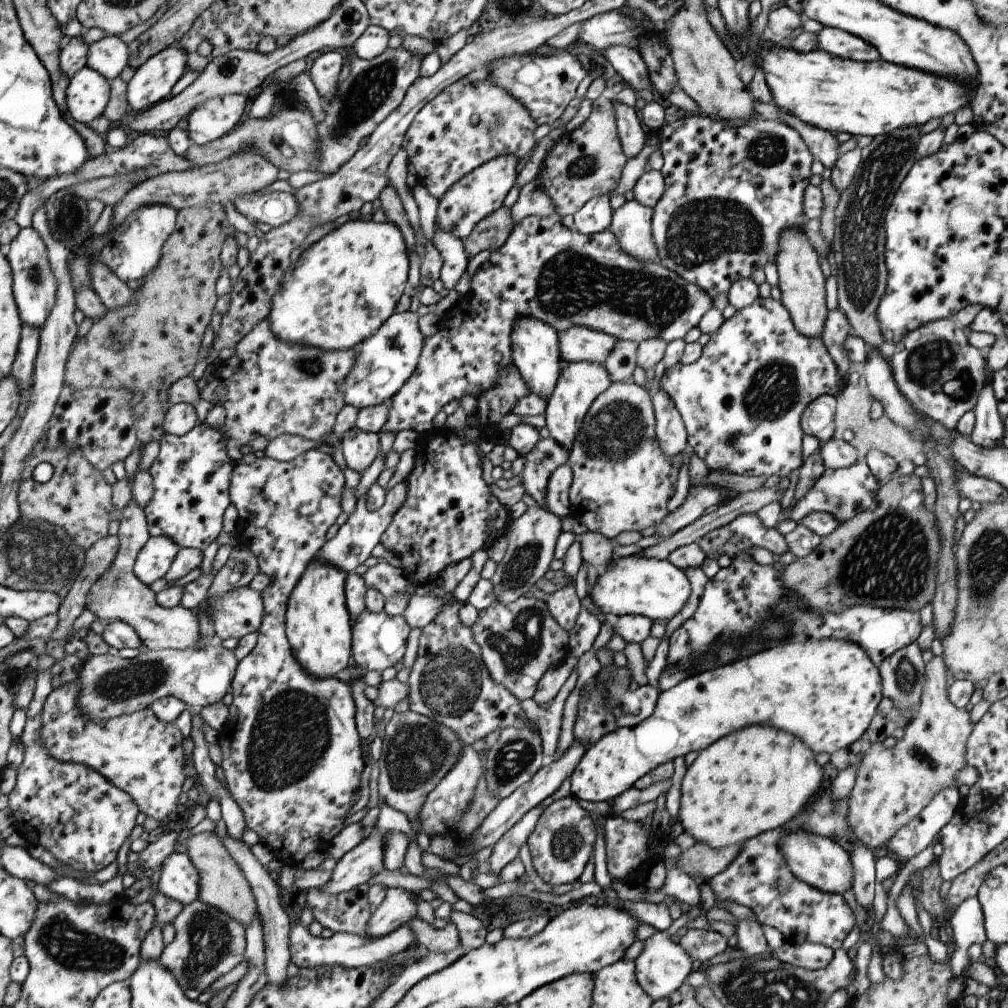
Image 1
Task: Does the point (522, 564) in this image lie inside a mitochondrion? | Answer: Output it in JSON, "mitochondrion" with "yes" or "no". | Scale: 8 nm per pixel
{"mitochondrion":"yes"}

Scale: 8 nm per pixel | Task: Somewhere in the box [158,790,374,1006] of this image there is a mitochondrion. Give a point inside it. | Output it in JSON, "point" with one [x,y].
{"point":[209,939]}

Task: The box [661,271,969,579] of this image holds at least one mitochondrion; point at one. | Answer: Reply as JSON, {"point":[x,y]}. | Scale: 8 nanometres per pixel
{"point":[774,390]}

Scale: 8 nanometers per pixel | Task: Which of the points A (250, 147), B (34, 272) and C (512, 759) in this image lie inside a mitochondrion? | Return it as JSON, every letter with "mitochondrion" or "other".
{"A":"other","B":"mitochondrion","C":"mitochondrion"}

